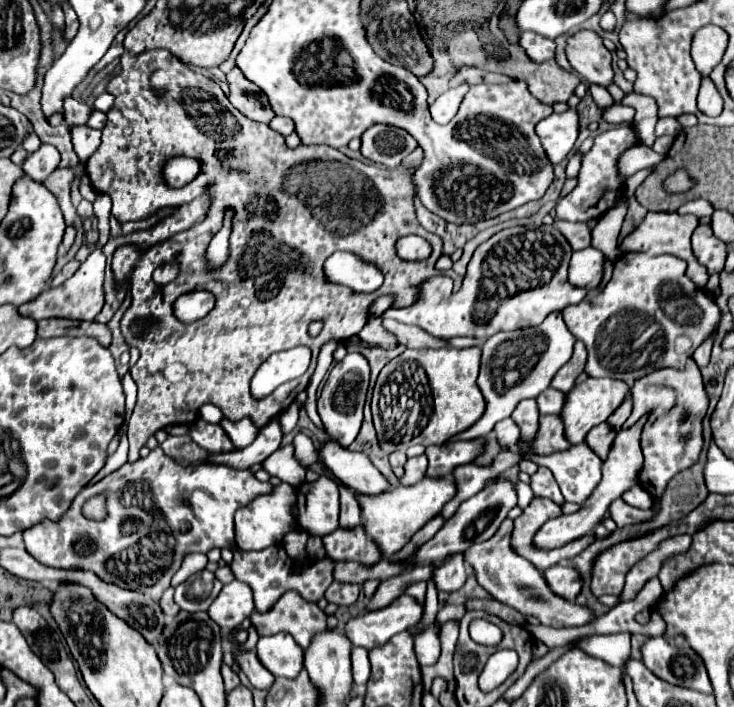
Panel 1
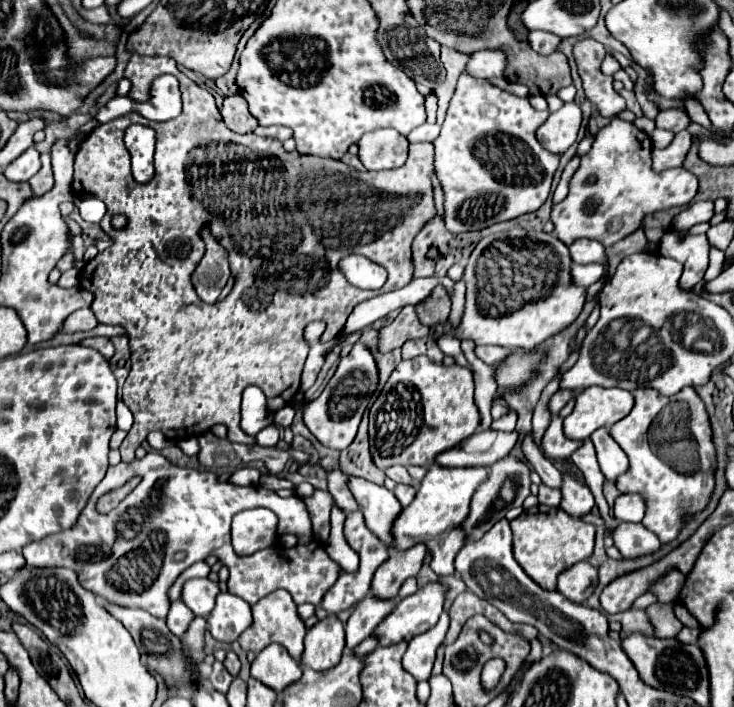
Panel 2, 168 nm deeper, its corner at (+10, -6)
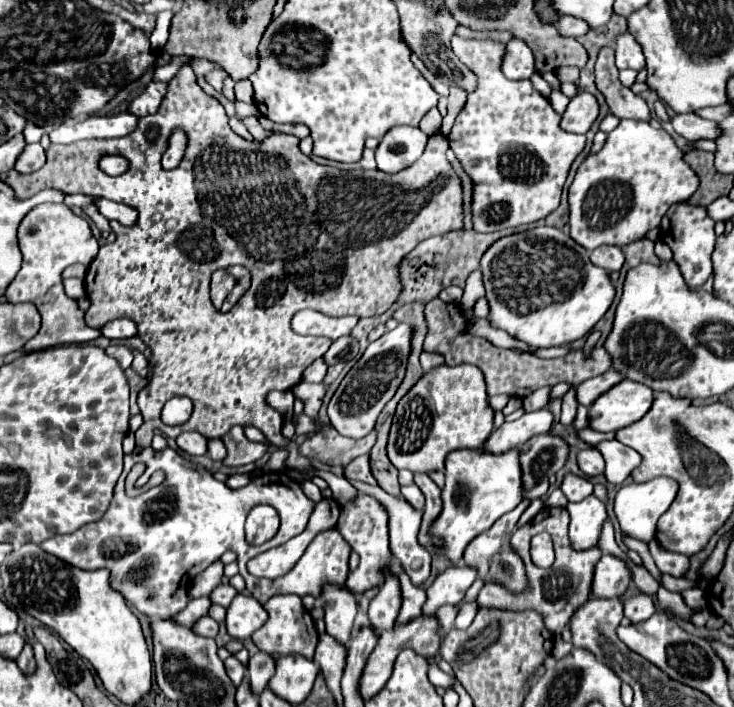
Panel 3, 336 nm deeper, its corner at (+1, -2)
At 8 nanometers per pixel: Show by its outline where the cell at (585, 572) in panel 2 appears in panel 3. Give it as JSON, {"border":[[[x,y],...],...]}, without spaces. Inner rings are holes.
{"border":[[[604,553],[594,567],[594,581],[590,591],[594,597],[600,597],[600,599],[620,597],[630,585],[630,581],[632,581],[630,571],[624,565],[624,561]]]}

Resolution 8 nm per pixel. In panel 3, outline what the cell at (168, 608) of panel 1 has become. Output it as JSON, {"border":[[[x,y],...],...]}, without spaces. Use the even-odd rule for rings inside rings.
{"border":[[[209,616],[200,618],[192,628],[198,635],[215,638],[219,631],[219,624]]]}

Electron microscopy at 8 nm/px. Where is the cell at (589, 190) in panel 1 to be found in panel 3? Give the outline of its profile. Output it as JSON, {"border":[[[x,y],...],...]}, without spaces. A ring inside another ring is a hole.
{"border":[[[622,119],[620,125],[608,135],[604,147],[588,155],[584,163],[578,167],[578,173],[568,191],[570,203],[570,237],[586,247],[588,251],[596,249],[598,245],[626,245],[632,241],[642,239],[650,229],[658,227],[670,205],[686,201],[690,195],[696,193],[700,181],[698,175],[690,169],[688,163],[682,159],[682,149],[676,147],[674,139],[664,129],[654,129],[646,121],[630,121]]]}

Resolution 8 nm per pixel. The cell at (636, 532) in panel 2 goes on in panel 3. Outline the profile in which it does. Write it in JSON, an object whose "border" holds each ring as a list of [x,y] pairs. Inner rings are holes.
{"border":[[[658,539],[650,541],[648,549],[650,549],[652,557],[654,557],[656,567],[662,573],[668,573],[672,577],[682,577],[686,573],[686,569],[688,569],[688,557],[686,555],[670,553],[668,549],[662,549],[662,545],[658,545]]]}

